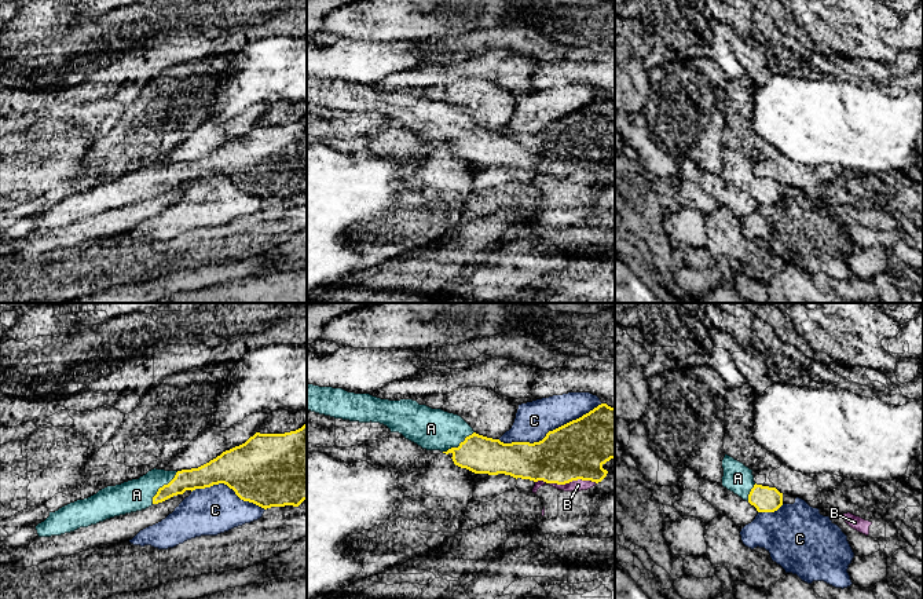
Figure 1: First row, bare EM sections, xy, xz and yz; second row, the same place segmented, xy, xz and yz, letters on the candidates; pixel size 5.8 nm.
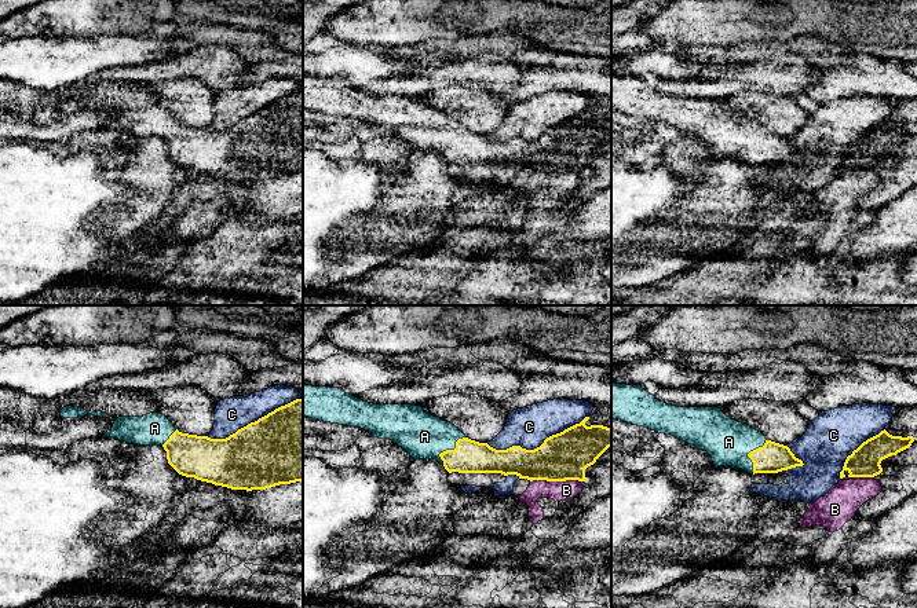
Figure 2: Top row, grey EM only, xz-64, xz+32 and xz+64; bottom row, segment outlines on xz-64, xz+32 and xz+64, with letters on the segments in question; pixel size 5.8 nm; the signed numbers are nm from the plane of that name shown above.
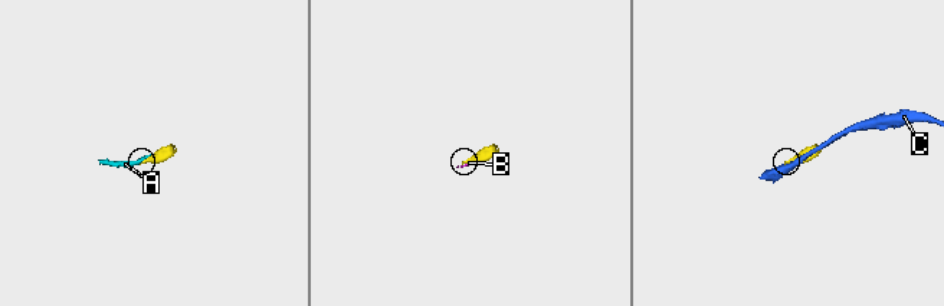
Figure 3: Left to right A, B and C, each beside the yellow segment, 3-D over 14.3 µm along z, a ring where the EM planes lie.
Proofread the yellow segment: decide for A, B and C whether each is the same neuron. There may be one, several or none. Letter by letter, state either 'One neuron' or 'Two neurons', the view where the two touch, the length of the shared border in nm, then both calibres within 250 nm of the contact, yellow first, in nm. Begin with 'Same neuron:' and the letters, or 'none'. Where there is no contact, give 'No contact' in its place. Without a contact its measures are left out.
Same neuron: A
A: One neuron. Touches yellow in xy. Shared border 240 nm. Thickness 130 nm (yellow) against 190 nm
B: Two neurons. Touches yellow in xz. Shared border 360 nm. Thickness 340 nm (yellow) against 70 nm
C: Two neurons. Touches yellow in xz. Shared border 650 nm. Thickness 340 nm (yellow) against 220 nm

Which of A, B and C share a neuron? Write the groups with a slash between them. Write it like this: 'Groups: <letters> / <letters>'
Groups: A / B / C

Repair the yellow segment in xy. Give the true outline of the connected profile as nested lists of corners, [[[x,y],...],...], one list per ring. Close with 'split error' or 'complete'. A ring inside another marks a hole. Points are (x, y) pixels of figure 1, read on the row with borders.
[[[307,423],[285,434],[256,432],[245,443],[223,452],[209,463],[191,470],[151,470],[139,479],[107,486],[96,494],[70,503],[36,526],[39,537],[61,536],[80,527],[88,527],[106,519],[136,512],[162,503],[186,490],[205,489],[224,483],[243,500],[264,509],[271,507],[298,507],[307,500]]]; split error

